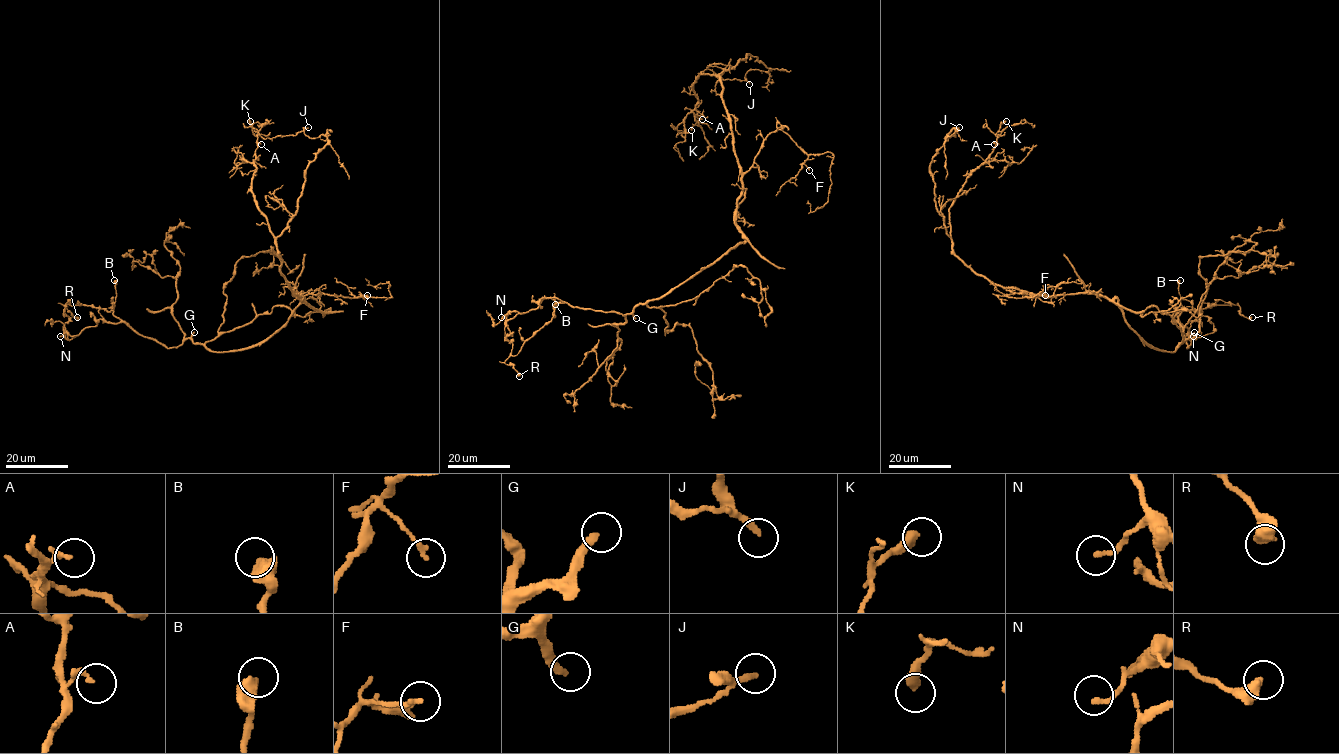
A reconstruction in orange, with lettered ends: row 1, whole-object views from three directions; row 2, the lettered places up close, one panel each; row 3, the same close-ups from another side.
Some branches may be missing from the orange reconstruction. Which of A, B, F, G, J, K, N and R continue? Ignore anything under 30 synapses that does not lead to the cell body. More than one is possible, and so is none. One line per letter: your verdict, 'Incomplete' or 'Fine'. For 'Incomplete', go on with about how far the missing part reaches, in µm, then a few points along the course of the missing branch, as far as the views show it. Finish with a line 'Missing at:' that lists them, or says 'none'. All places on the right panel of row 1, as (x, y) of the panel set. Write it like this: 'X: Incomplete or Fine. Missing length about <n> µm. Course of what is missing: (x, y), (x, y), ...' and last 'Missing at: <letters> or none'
A: Fine
B: Fine
F: Fine
G: Incomplete. Missing length about 80 µm. Course of what is missing: (1194, 332), (1209, 298), (1214, 271), (1256, 248), (1272, 220), (1259, 221), (1239, 235), (1250, 246), (1259, 240)
J: Incomplete. Missing length about 25 µm. Course of what is missing: (959, 127), (975, 130), (983, 125), (986, 116), (983, 109), (979, 109), (984, 109)
K: Fine
N: Fine
R: Fine
Missing at: G, J

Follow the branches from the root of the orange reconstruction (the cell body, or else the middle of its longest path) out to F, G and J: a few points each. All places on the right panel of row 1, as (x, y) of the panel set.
F: (1101, 296), (1005, 296), (1022, 298), (1045, 295)
G: (1101, 296), (1116, 299), (1124, 320), (1155, 349), (1174, 351), (1194, 332)
J: (1101, 296), (1042, 296), (1002, 288), (975, 274), (954, 253), (936, 207), (930, 163), (947, 134), (959, 127)

